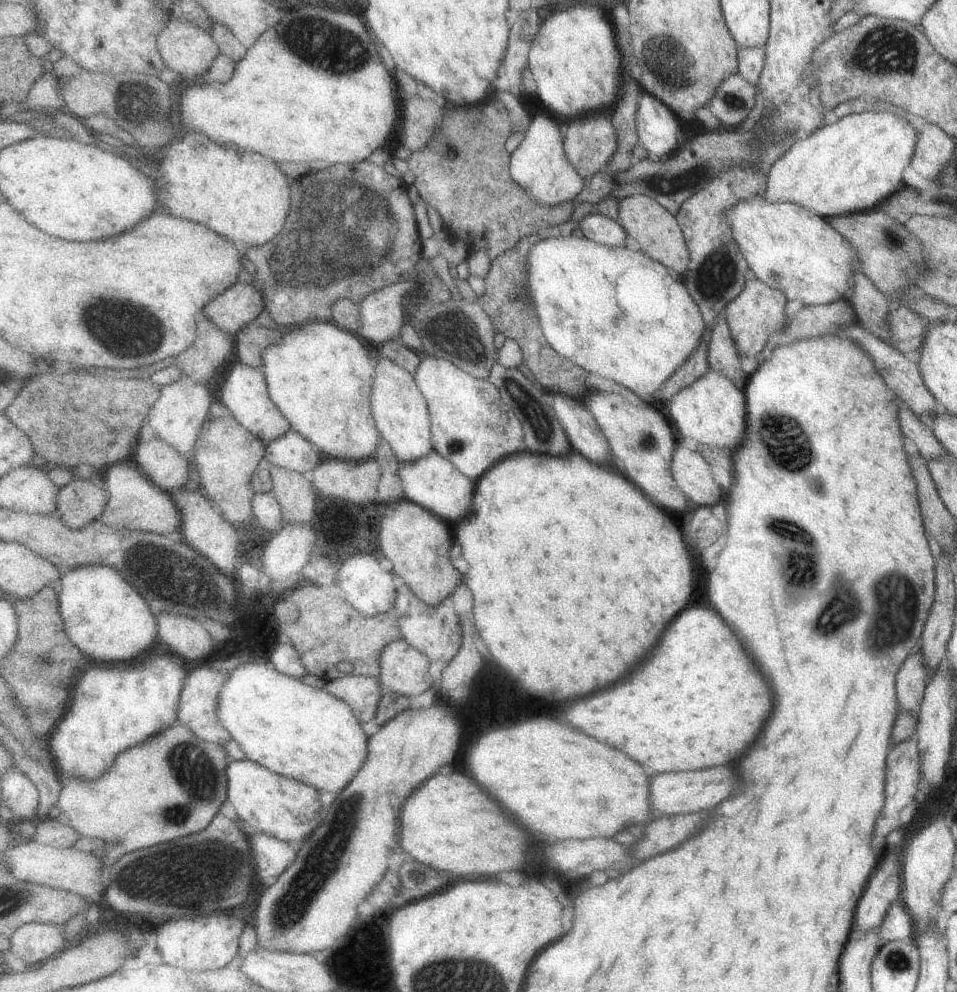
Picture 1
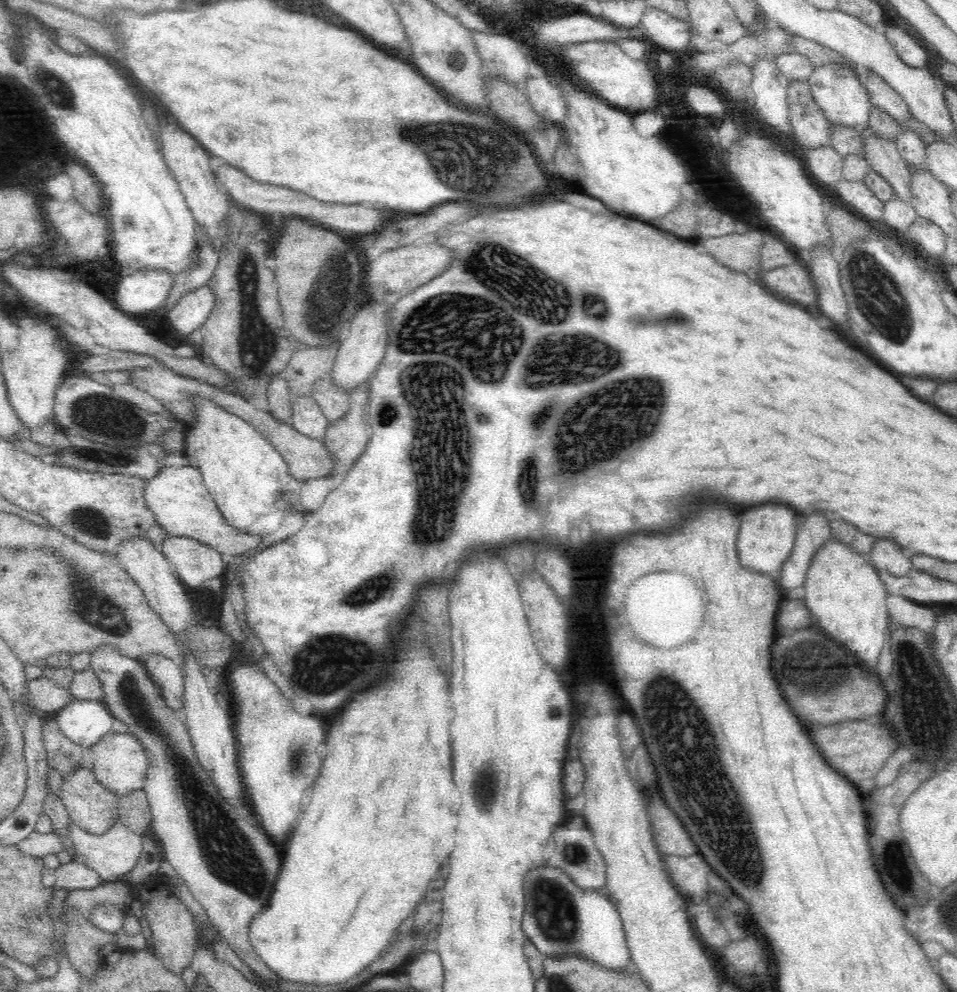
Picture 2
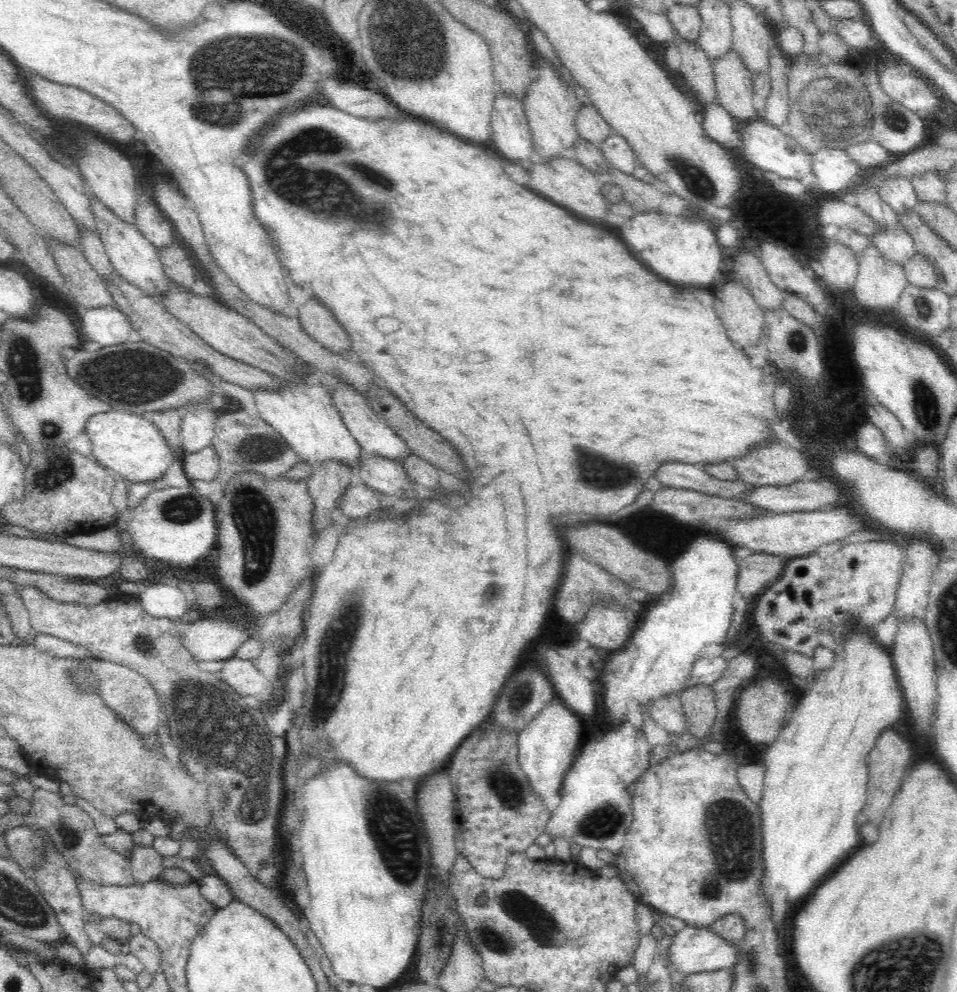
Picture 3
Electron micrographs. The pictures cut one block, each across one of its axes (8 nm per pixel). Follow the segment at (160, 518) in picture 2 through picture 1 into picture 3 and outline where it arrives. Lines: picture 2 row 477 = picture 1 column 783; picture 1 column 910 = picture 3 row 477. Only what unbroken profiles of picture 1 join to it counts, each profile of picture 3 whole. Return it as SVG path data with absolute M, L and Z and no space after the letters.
M120 410L100 412L90 416L86 422L86 436L92 442L92 460L104 468L108 468L112 474L122 474L130 484L134 482L154 482L158 478L164 478L168 468L180 460L172 454L166 438L156 430L152 418L140 416L140 414L128 414Z

